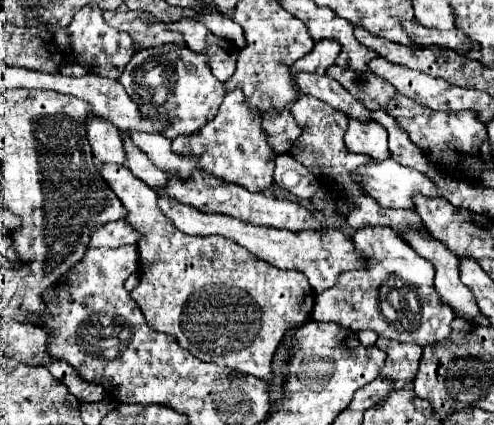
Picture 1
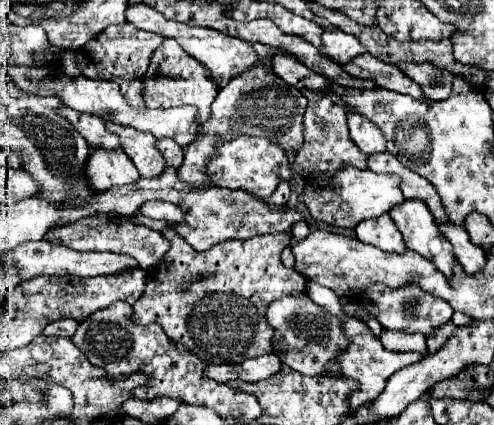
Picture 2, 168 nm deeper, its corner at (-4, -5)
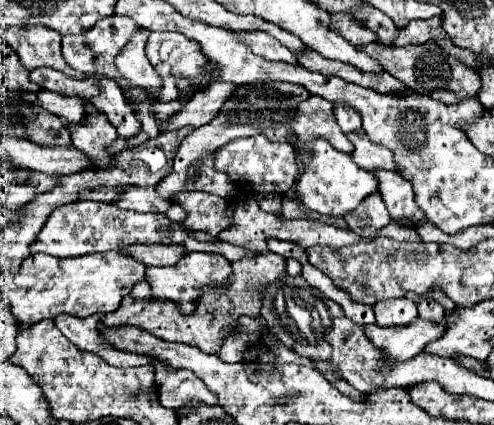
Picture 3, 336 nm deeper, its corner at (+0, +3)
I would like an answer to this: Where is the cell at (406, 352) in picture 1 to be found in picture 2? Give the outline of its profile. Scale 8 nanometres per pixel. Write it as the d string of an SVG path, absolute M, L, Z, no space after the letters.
M382 330L380 340L384 348L396 350L396 352L420 352L426 354L426 338L420 332L394 332L394 330Z

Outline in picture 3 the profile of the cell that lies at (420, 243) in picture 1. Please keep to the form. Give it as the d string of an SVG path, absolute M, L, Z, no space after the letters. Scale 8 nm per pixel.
M378 170L374 174L380 182L378 190L382 194L382 200L394 222L398 222L400 226L404 226L406 222L416 222L416 226L426 222L424 212L414 202L412 184L408 184L408 180L404 180L396 172L386 172L386 170Z

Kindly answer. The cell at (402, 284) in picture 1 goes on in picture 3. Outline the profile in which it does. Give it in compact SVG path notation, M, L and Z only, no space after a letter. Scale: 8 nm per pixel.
M378 192L364 198L362 204L358 208L354 208L354 212L344 216L344 220L352 232L356 232L358 236L364 236L364 238L374 238L384 226L388 226L392 222L392 218L382 202L382 196Z

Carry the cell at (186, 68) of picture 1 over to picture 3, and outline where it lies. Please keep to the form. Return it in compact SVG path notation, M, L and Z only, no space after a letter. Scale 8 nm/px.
M150 32L148 42L146 42L146 56L148 56L150 64L154 66L154 70L158 72L158 76L162 76L162 88L156 94L156 100L160 100L160 102L172 102L182 96L180 88L176 86L176 82L180 78L196 82L198 90L208 88L208 84L212 80L210 72L206 68L208 60L204 60L200 46L194 40L188 40L186 36L182 36L178 32Z

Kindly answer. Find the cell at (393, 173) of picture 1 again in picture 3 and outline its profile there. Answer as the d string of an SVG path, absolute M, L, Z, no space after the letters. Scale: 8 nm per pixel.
M322 138L312 140L306 148L312 150L312 160L306 166L306 172L302 172L300 180L296 182L296 196L308 210L314 210L314 212L320 212L326 216L346 216L364 200L364 196L378 192L376 176L372 172L356 166L352 162L350 154L338 152L334 146L330 146Z

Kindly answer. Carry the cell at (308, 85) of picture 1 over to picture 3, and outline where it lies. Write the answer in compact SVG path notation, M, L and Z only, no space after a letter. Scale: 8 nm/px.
M240 32L240 40L244 40L248 46L252 46L252 52L256 52L258 56L266 58L266 60L282 60L282 62L288 62L288 64L296 64L296 56L284 48L276 38L268 36L266 32Z

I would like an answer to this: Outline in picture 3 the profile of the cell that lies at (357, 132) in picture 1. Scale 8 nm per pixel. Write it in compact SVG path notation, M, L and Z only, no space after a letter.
M336 104L334 106L334 114L336 114L336 120L338 120L338 126L348 134L348 132L356 132L362 128L362 120L358 116L358 112L350 106L342 106L342 104Z

